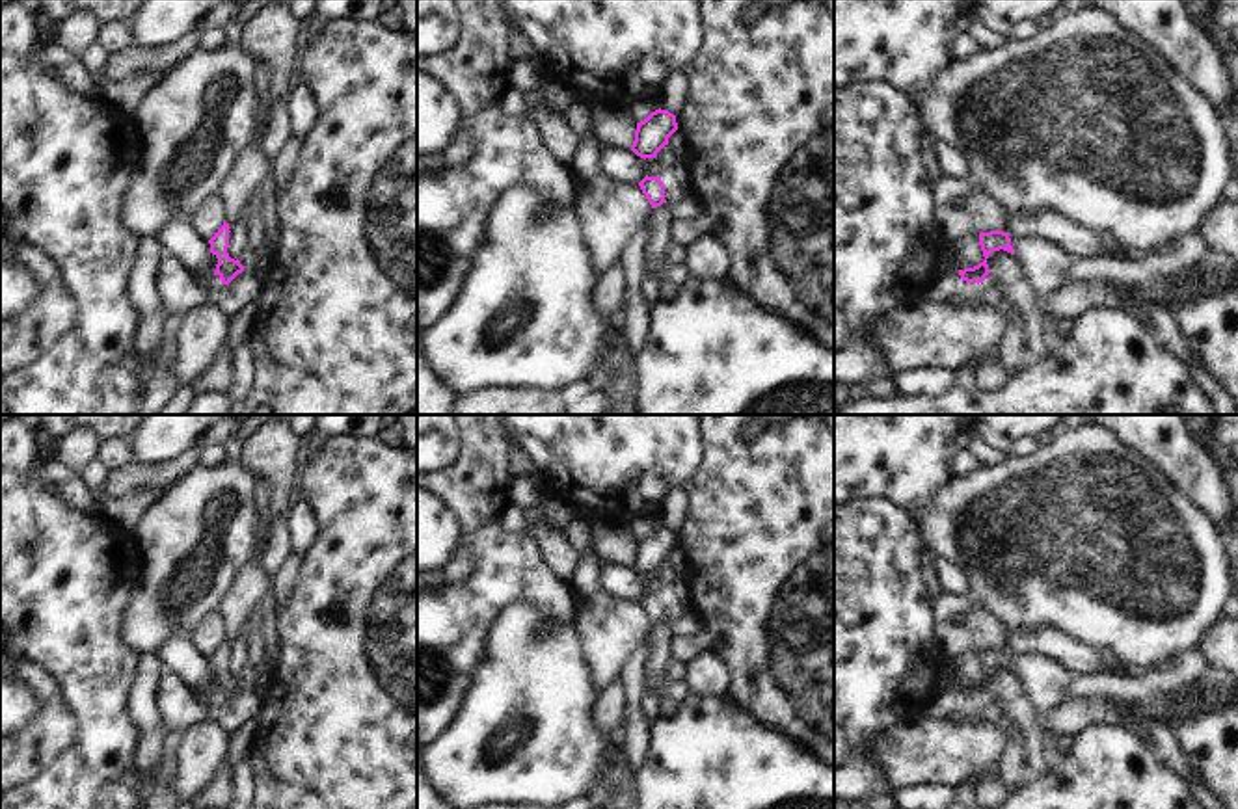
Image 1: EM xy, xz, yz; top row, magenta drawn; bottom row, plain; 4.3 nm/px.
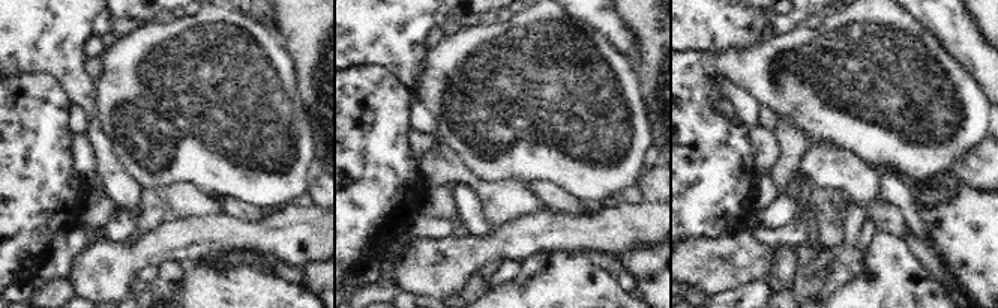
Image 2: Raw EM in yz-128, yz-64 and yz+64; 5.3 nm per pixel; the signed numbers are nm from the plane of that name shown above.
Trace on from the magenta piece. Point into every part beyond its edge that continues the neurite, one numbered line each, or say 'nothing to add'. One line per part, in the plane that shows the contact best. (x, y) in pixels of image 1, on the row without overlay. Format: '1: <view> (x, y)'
nothing to add

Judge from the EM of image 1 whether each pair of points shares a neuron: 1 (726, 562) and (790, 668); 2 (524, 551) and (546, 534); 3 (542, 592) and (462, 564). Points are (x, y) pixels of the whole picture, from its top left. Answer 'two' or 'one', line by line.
1: one
2: two
3: two

